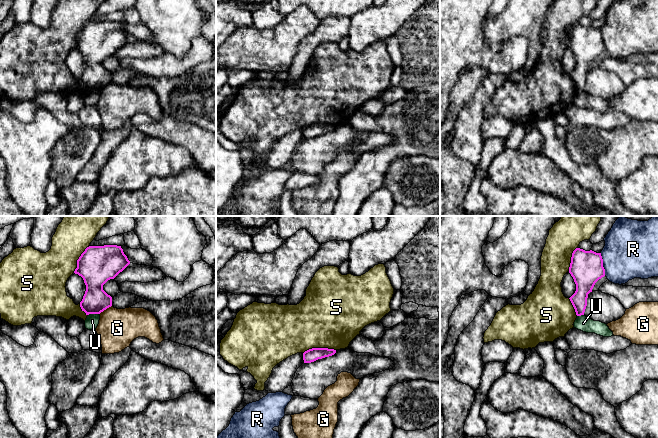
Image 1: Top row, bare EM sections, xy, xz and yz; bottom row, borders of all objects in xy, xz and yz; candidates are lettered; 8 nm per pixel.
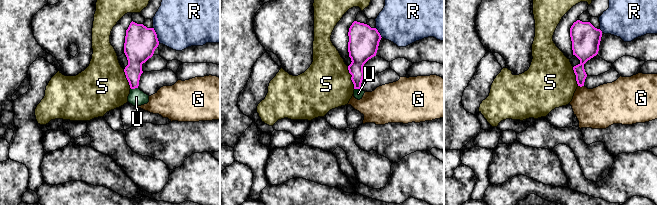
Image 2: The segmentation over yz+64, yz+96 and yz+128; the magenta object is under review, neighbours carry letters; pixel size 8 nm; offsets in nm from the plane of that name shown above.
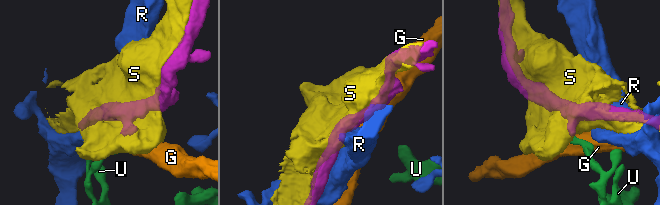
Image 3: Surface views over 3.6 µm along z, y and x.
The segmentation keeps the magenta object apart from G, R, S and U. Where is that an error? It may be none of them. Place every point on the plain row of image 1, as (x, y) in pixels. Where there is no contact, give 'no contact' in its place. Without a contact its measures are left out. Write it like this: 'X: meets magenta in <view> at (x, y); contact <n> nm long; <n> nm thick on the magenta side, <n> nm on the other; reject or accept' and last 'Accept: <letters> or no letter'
G: meets magenta in xy at (105, 85); contact 130 nm long; 200 nm thick on the magenta side, 320 nm on the other; reject
R: meets magenta in yz at (602, 40); contact 200 nm long; 260 nm thick on the magenta side, 420 nm on the other; reject
S: meets magenta in xz at (319, 124); contact 260 nm long; 110 nm thick on the magenta side, 480 nm on the other; reject
U: meets magenta in xy at (93, 89); contact 90 nm long; 200 nm thick on the magenta side, 110 nm on the other; reject
Accept: no letter

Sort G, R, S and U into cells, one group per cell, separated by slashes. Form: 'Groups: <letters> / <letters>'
Groups: G / R / S / U

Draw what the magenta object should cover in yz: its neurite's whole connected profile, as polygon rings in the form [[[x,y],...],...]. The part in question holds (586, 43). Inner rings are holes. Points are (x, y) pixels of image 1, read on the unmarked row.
[[[576,24],[571,33],[569,49],[576,60],[575,69],[569,74],[577,92],[584,91],[588,70],[595,59],[605,52],[601,29]]]

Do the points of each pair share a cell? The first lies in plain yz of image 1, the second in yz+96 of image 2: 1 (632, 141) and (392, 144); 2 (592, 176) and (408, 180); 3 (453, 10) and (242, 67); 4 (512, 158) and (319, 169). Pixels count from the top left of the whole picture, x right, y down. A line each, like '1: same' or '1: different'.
1: same
2: different
3: same
4: same

